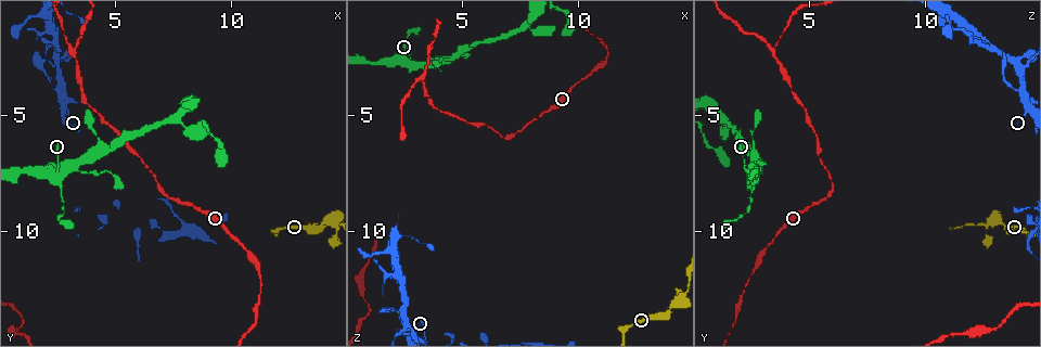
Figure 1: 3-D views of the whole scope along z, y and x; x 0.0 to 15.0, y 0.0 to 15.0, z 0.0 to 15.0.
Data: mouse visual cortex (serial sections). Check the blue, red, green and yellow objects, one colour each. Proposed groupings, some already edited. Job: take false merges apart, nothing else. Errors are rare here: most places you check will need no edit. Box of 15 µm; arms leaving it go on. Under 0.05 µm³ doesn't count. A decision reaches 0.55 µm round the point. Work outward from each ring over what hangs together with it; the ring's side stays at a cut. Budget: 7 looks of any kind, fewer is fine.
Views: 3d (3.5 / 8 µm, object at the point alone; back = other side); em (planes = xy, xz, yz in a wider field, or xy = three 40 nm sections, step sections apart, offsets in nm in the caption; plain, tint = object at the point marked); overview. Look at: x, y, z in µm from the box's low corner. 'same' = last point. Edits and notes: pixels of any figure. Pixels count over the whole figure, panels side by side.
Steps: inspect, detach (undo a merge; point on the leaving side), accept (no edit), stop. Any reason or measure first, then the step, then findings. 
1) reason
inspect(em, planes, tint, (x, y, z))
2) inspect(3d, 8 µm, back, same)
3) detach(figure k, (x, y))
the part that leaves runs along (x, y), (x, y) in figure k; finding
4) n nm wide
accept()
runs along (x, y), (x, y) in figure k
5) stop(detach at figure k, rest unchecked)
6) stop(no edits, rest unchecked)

small branch off a trunk
inspect(3d, 3.5 µm, (3.6, 7.4, 3.0))

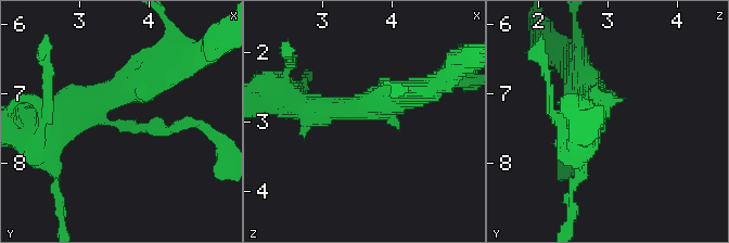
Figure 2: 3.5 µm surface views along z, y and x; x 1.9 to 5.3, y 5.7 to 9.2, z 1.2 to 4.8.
3 arms; arms of 150, 450, 500 nm
inspect(em, xy, step 1, tint, (3.55, 7.40, 2.90))

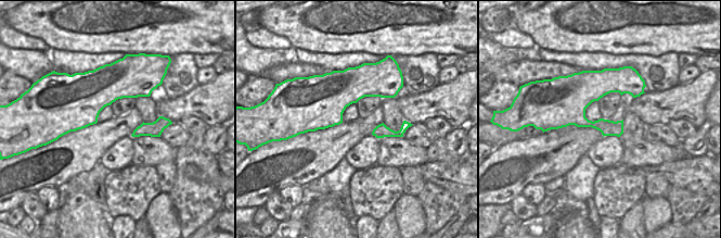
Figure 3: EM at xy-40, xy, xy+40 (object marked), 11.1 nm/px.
detach(figure 2, (146, 126))
border along (593, 122), (591, 126) in figure 3; a second cell is stuck on

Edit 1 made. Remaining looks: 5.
redraw
inspect(overview)

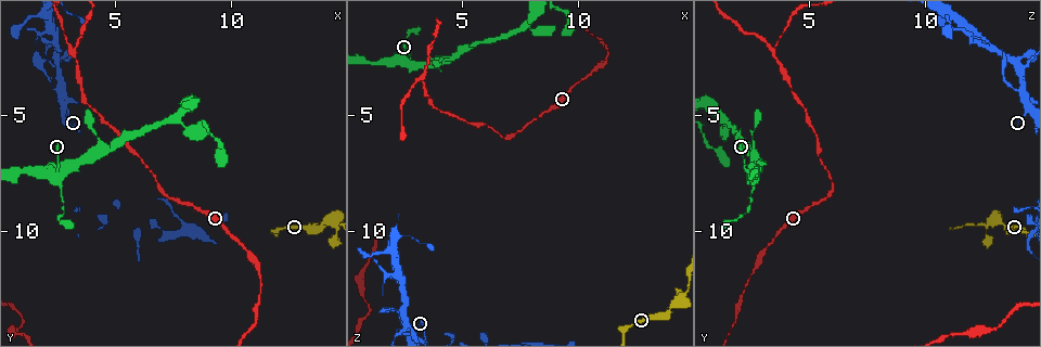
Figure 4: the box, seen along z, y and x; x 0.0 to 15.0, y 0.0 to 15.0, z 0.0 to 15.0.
branch point
inspect(3d, 3.5 µm, (3.1, 2.4, 3.5))

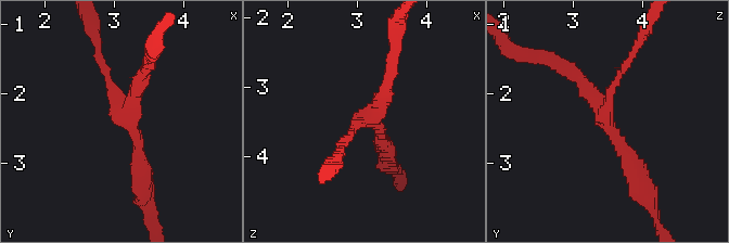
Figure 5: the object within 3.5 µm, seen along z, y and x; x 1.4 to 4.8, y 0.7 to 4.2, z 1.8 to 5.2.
3 arms; arms of 150, 200, 250 nm; need the tissue
inspect(em, xy, step 2, tint, (3.15, 2.30, 3.50))

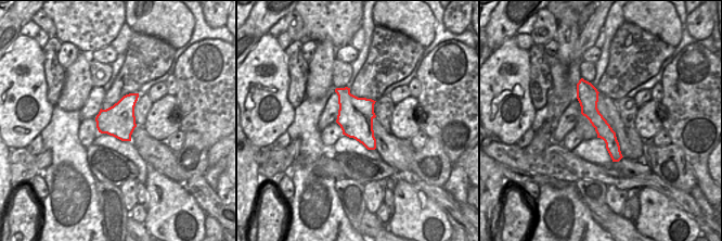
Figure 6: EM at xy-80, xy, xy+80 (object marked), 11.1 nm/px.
400 nm wide
accept()
runs along (581, 83), (616, 159) in figure 6; one cell here

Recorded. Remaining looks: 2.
four-way junction
inspect(3d, 8 µm, (2.6, 2.9, 14.0))

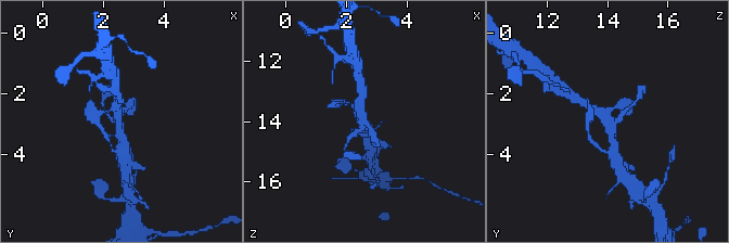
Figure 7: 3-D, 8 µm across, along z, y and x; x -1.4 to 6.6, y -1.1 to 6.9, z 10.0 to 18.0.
4 arms; arms of 150, 250, 300, 300 nm
inspect(em, planes, tint, (2.5, 2.9, 13.9))

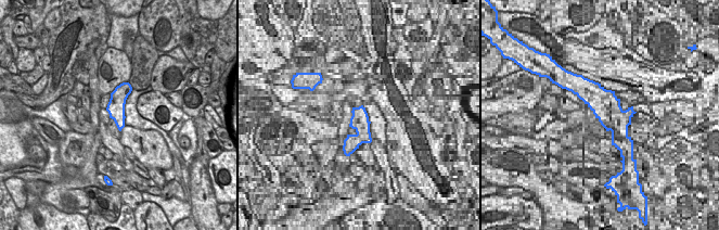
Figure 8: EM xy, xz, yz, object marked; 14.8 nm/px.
260 nm wide
accept()
runs along (614, 149), (613, 127), (580, 101) in figure 7; all the same cell

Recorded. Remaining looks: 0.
stop(detach at figure 2, rest unchecked)

